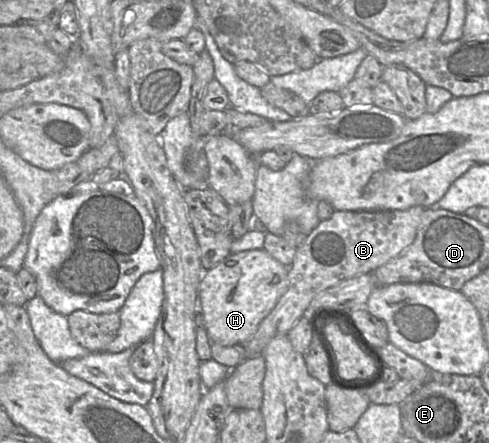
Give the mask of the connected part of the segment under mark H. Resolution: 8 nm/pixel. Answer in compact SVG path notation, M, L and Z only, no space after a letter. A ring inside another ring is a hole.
M264 249L230 253L223 261L205 271L198 289L198 304L210 342L222 346L245 344L287 290L288 271L289 267L271 257Z

